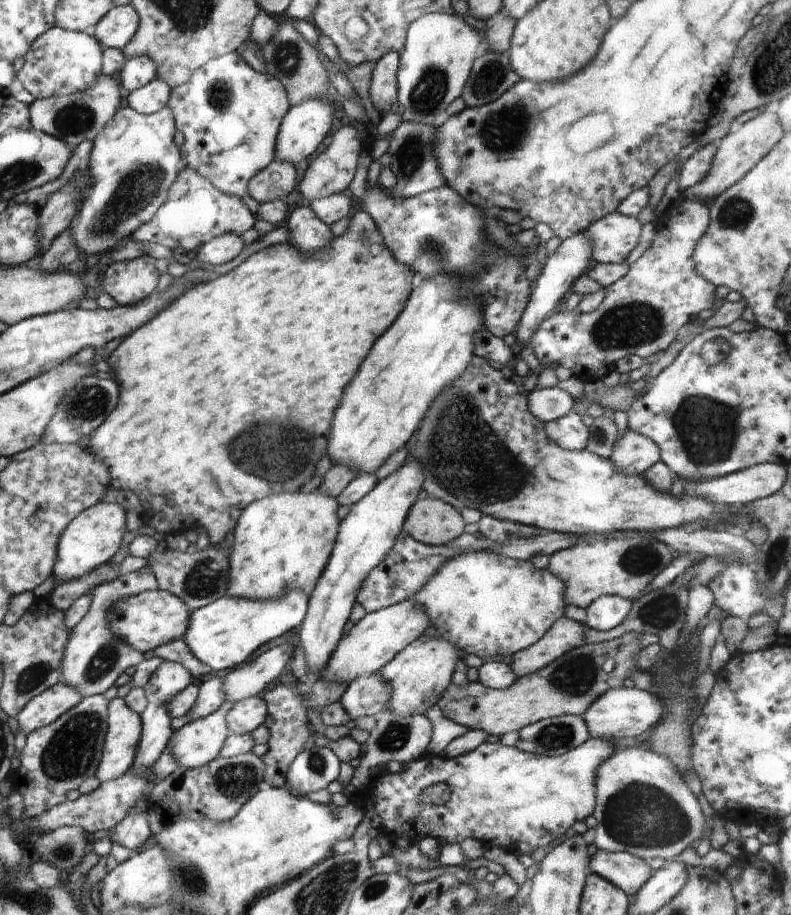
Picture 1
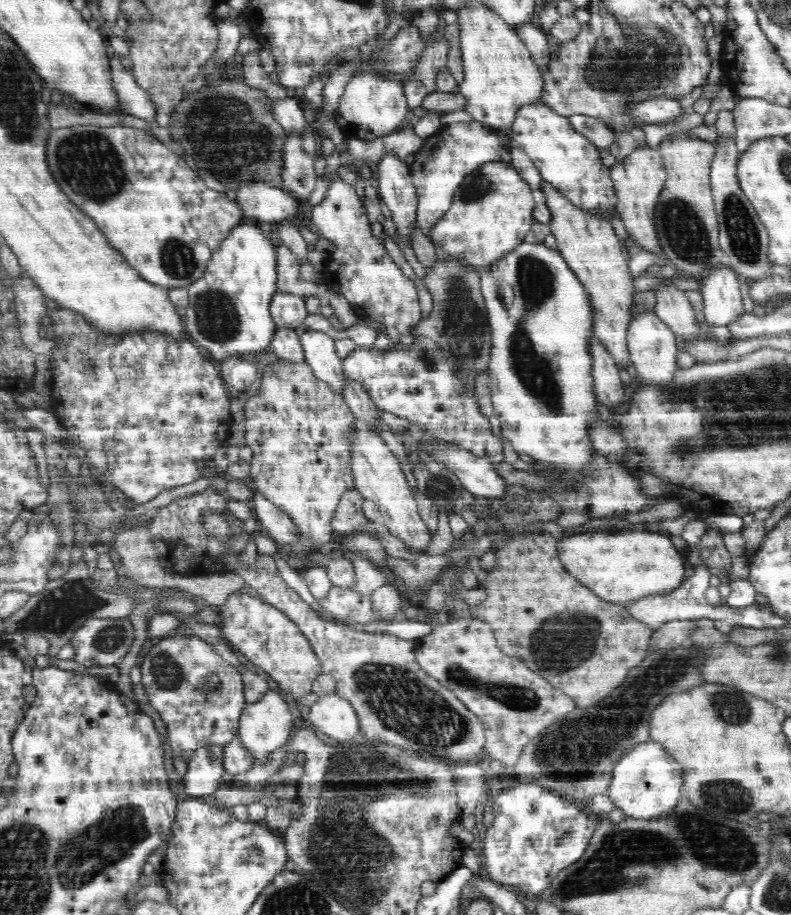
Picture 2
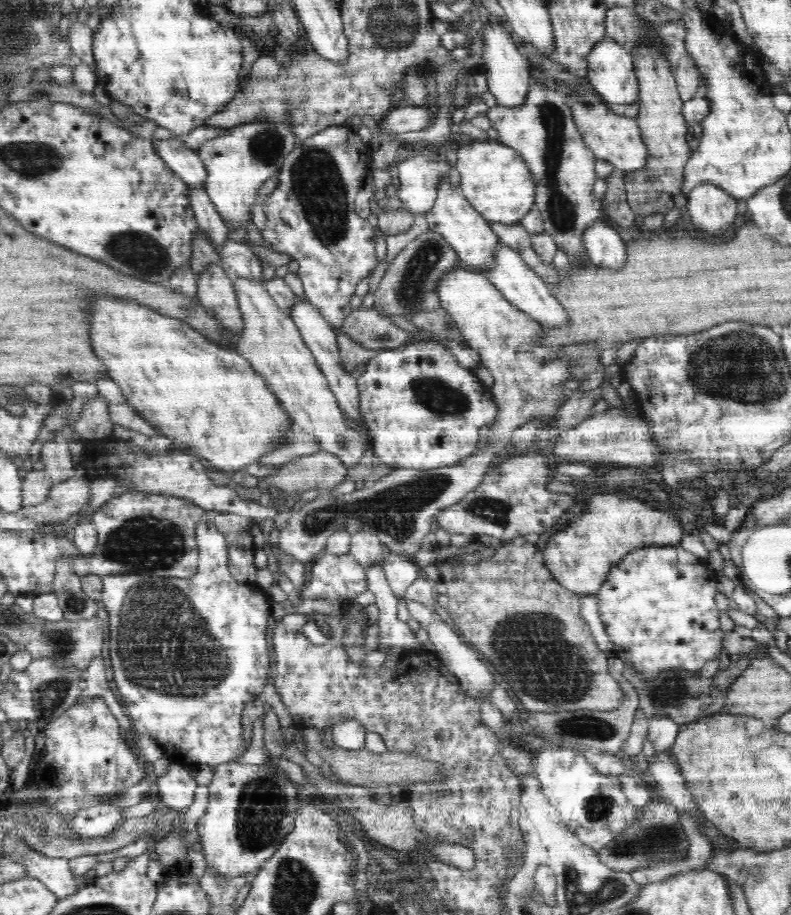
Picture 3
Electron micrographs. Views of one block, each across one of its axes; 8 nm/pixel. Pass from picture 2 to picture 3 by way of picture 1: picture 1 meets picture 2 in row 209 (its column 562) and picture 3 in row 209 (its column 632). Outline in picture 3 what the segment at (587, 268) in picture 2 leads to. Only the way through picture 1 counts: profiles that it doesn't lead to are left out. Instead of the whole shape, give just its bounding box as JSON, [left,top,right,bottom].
[487,77,604,264]

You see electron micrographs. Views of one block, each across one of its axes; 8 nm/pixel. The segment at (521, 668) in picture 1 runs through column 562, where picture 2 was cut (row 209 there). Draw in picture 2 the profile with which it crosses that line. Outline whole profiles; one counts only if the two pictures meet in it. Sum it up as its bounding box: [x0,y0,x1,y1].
[610,145,668,255]

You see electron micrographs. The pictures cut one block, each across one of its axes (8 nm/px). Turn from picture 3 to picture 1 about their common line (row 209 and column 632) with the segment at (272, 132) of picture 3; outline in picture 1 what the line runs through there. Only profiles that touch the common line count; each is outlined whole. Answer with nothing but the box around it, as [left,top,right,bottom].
[584,210,642,263]

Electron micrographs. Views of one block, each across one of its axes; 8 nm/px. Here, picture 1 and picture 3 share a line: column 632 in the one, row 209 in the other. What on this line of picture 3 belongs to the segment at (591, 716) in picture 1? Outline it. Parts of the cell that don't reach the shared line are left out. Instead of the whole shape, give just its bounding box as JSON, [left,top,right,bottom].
[686,185,736,234]

